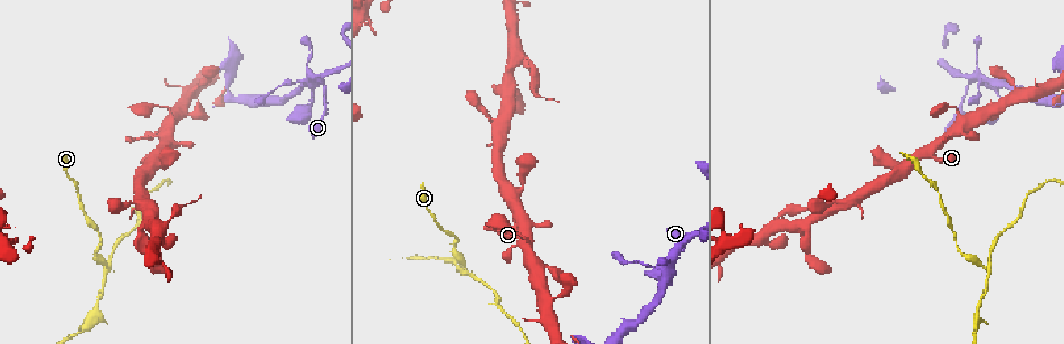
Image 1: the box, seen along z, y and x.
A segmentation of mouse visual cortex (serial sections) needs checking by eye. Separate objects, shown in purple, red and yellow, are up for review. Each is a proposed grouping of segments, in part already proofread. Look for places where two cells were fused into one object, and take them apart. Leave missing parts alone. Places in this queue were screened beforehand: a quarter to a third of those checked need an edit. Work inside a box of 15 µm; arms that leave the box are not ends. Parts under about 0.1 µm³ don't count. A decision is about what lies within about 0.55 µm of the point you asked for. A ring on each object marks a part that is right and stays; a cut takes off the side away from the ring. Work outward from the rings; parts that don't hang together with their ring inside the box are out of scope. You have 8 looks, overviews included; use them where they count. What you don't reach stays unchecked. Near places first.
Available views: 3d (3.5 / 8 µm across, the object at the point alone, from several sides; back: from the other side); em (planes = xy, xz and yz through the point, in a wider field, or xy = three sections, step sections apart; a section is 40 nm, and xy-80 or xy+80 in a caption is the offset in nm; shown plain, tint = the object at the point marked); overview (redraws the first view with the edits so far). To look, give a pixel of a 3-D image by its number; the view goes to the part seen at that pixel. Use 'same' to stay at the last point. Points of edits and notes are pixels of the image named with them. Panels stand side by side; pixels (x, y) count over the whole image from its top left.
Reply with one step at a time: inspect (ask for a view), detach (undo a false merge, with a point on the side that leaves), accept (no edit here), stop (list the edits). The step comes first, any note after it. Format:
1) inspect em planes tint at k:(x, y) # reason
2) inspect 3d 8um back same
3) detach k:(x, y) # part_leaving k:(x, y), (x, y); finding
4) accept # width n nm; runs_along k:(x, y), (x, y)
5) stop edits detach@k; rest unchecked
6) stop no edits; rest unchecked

inspect 3d 3.5um at 1:(107, 268) # sharp bend

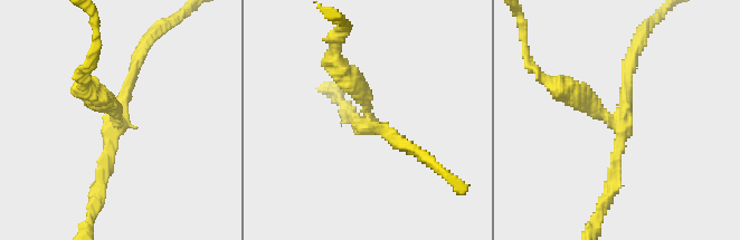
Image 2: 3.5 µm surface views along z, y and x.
inspect em xy step 1 tint at 2:(368, 121) # arms 3; arm_widths 150, 150, 300 nm

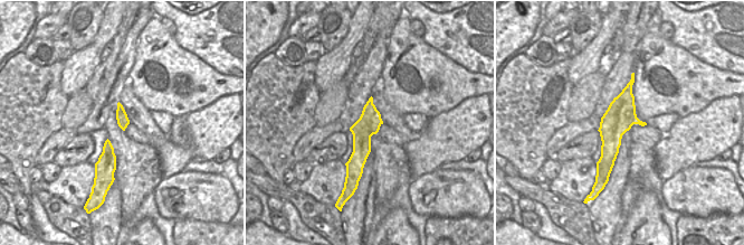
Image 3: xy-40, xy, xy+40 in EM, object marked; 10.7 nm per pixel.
detach 2:(616, 162) # part_leaving 2:(617, 120), (623, 136), (600, 216); two cells meet here

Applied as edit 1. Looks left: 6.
inspect overview # redraw

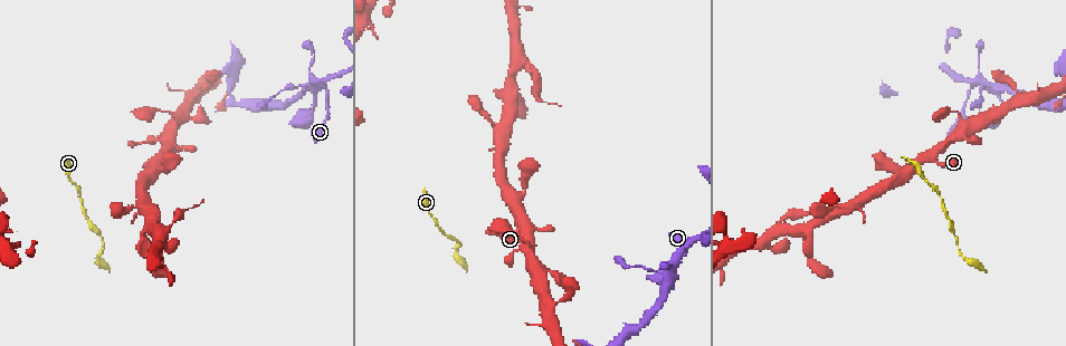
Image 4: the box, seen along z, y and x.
inspect 3d 3.5um at 4:(971, 83) # sharp bend

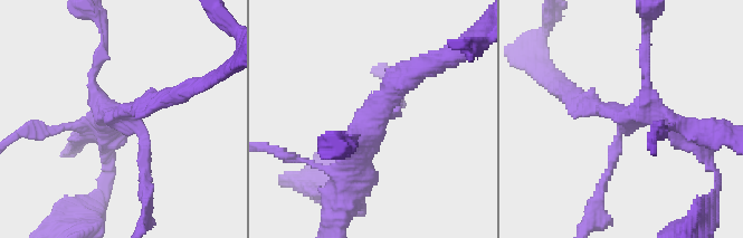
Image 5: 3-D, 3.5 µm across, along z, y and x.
inspect em xy step 5 tint at 5:(385, 118)

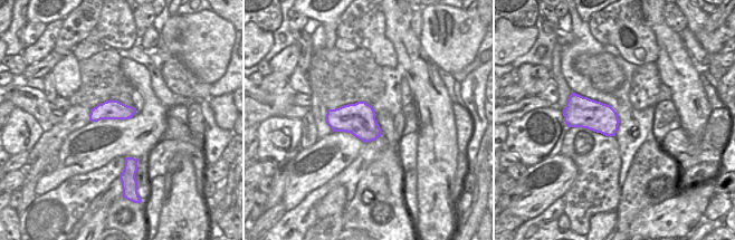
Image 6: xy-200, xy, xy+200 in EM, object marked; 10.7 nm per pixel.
accept # runs_along 5:(603, 186), (626, 117), (680, 131); continuous, no second cell

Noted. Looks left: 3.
inspect 3d 3.5um back at 4:(522, 59) # abrupt turn

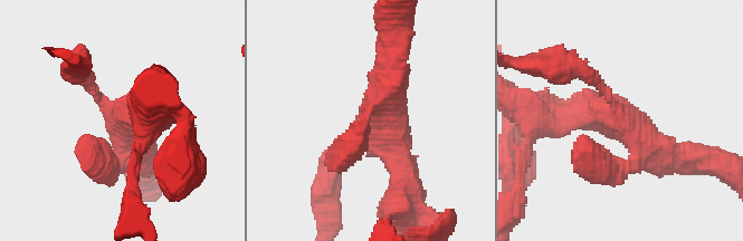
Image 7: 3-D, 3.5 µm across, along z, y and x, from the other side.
detach 7:(589, 79) # arm_widths 100, 450, 500 nm; part_leaving 7:(611, 99), (571, 65), (525, 65); a second cell is stuck on

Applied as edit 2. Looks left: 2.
stop edits detach@2, detach@7; rest unchecked

